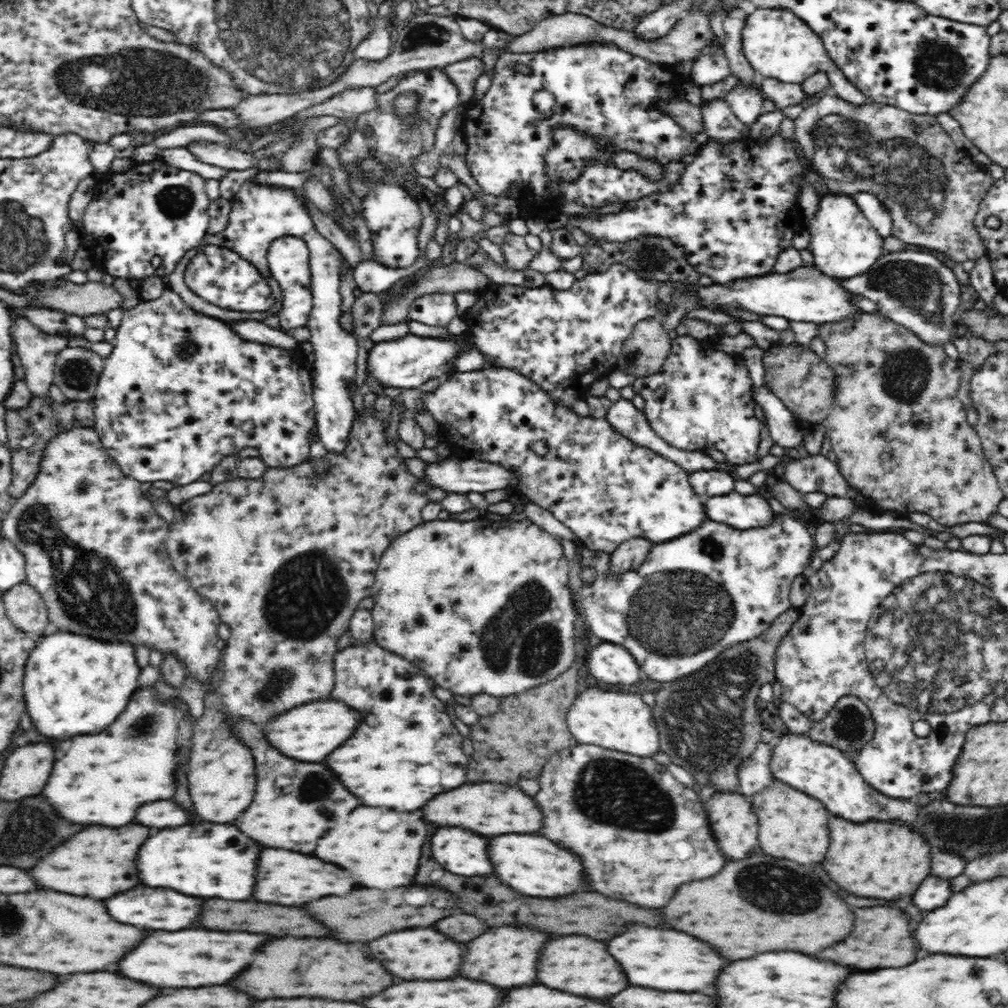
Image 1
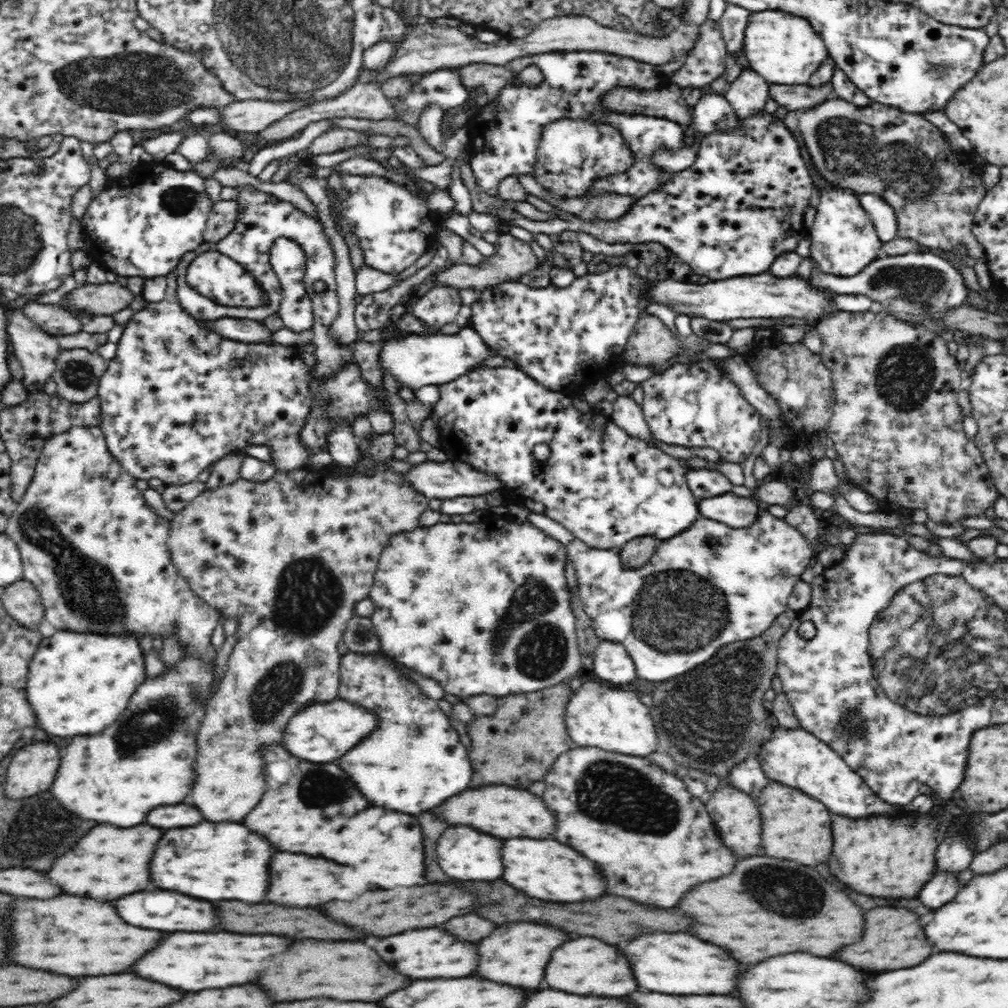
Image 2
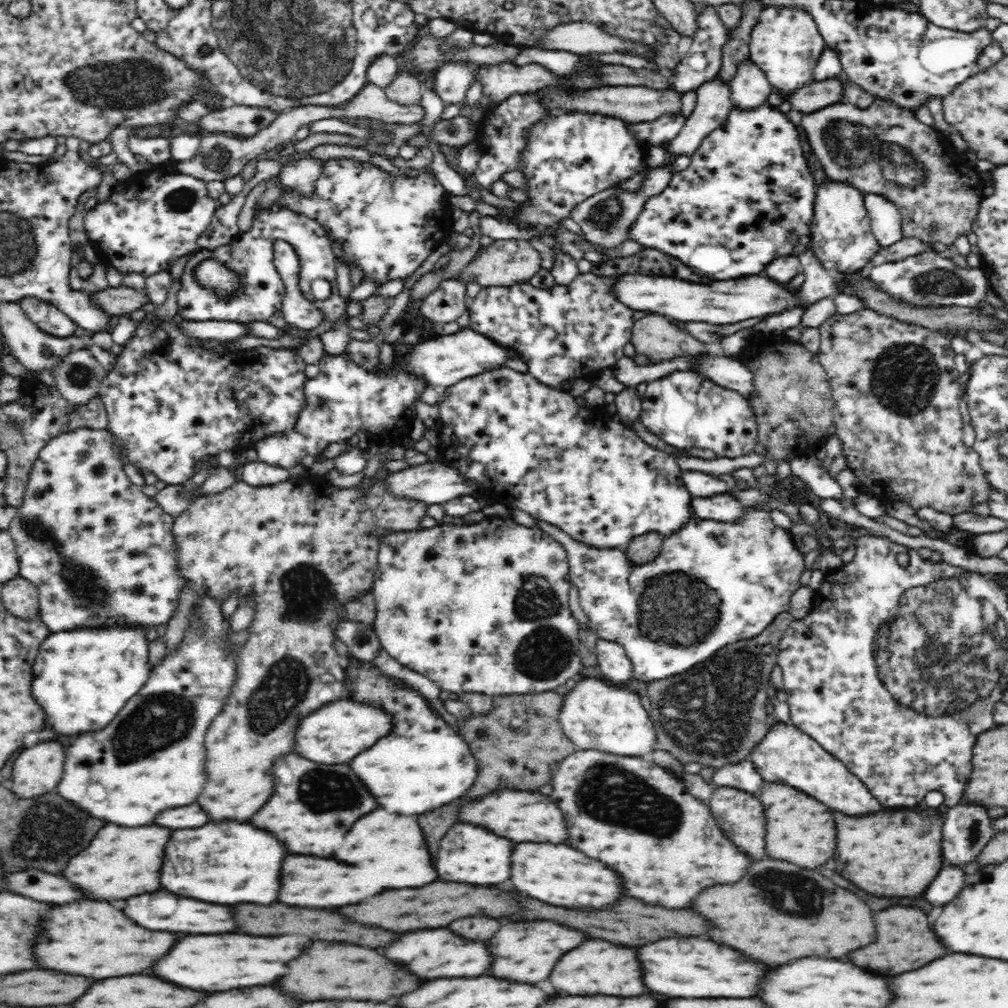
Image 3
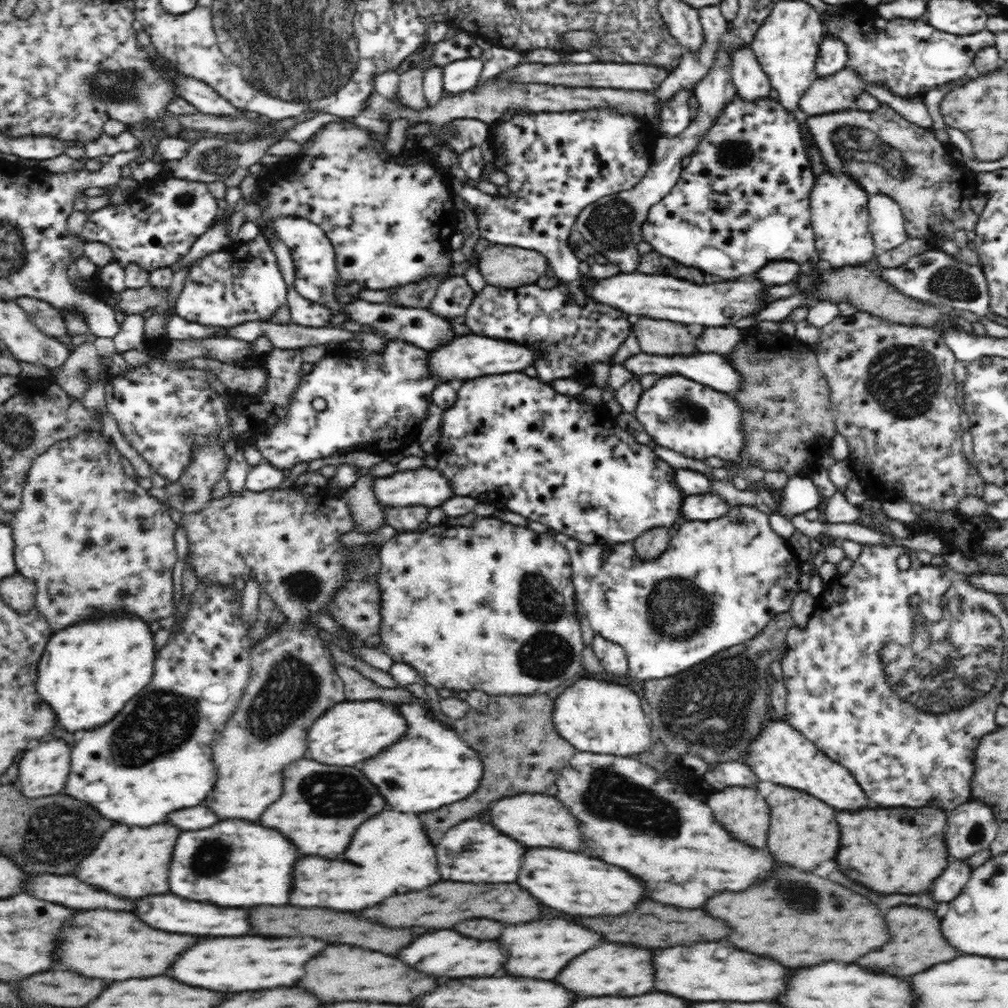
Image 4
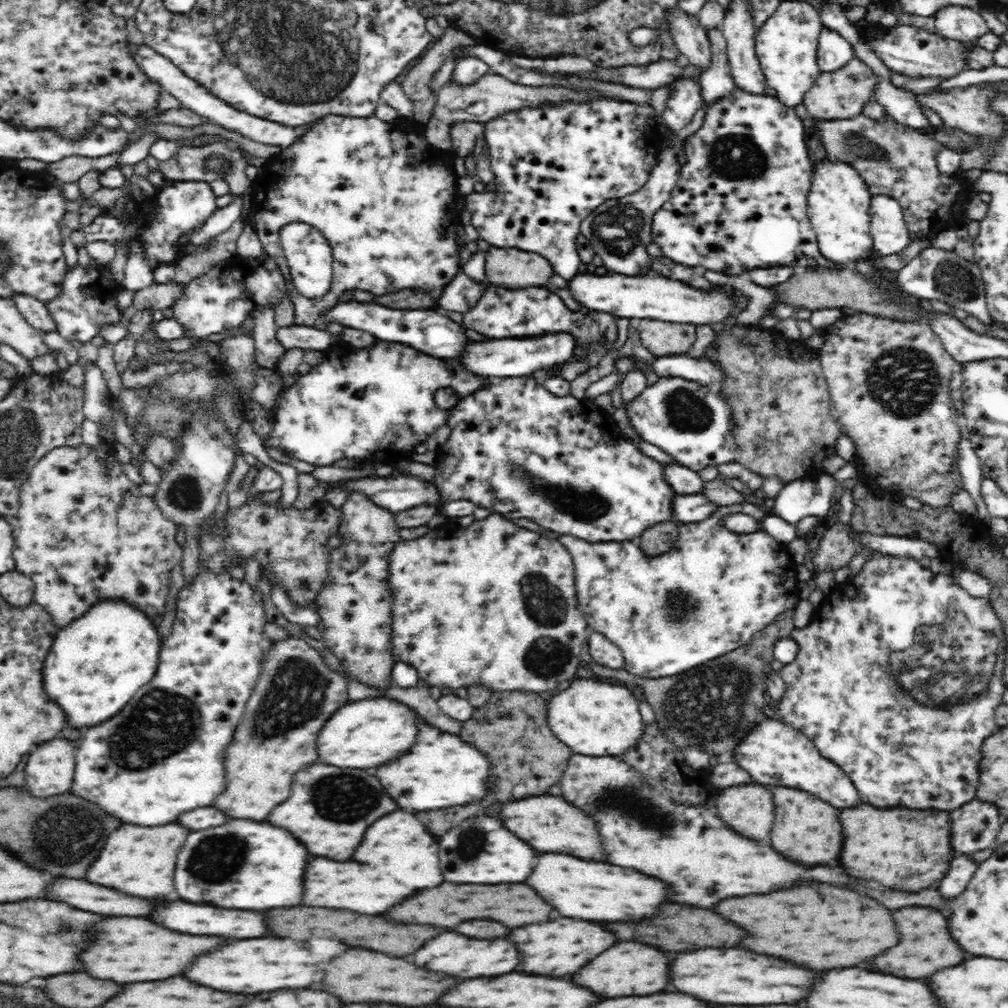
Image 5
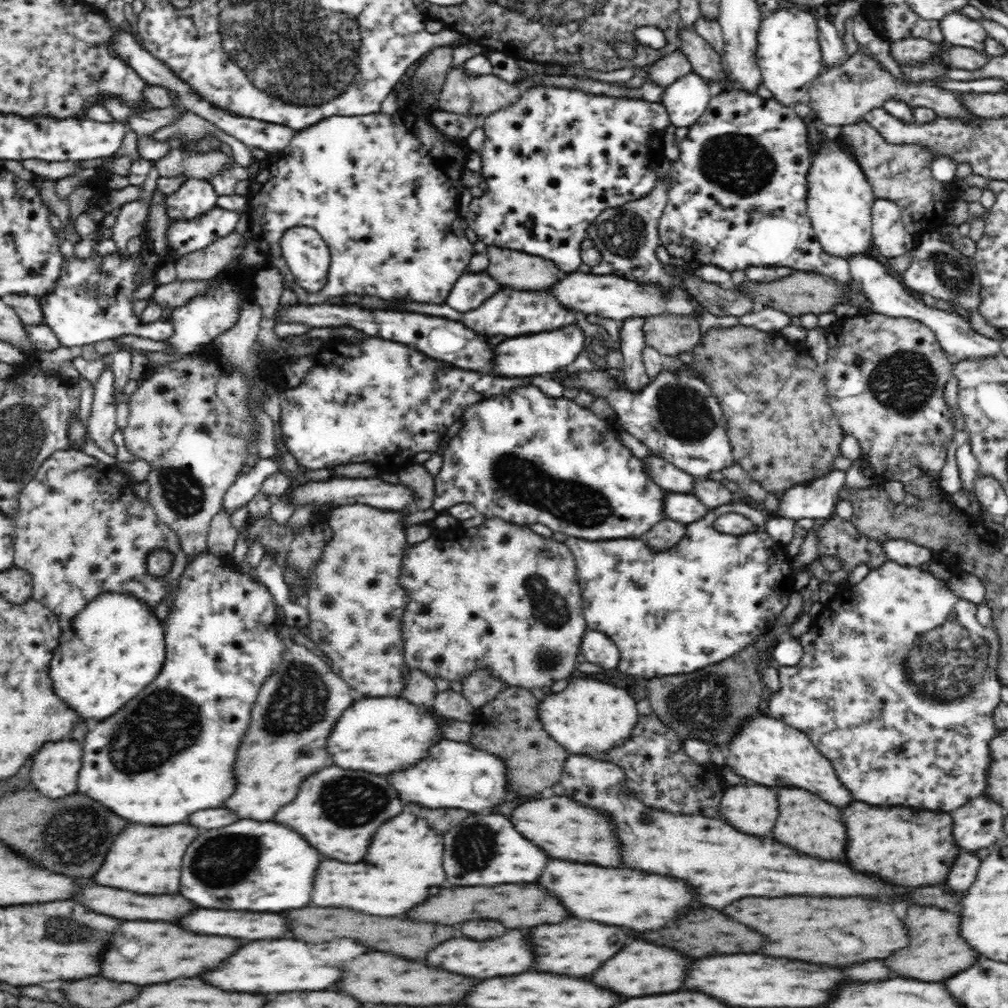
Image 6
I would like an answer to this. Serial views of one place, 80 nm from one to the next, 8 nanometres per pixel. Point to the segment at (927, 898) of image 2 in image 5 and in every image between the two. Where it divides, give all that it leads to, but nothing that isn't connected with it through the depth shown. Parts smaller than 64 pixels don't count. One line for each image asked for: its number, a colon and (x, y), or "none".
3: (951, 880)
4: (954, 878)
5: (962, 868)

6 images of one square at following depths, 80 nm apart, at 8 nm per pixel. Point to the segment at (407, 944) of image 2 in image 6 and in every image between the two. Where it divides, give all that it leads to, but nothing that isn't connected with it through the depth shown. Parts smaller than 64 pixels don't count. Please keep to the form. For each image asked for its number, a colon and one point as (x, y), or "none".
3: (439, 953)
4: (445, 953)
5: (454, 954)
6: (510, 954)

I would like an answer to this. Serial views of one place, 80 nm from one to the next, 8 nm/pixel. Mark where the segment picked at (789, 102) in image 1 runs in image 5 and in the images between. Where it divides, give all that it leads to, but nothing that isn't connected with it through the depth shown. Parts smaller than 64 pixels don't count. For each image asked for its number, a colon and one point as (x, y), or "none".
2: (800, 98)
3: (819, 94)
4: (840, 91)
5: (844, 93)

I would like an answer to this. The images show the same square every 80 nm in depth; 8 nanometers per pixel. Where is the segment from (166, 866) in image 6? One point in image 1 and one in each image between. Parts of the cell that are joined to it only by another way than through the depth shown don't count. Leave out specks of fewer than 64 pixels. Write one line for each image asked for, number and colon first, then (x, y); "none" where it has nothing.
1: (96, 863)
2: (110, 862)
3: (120, 861)
4: (132, 862)
5: (136, 860)

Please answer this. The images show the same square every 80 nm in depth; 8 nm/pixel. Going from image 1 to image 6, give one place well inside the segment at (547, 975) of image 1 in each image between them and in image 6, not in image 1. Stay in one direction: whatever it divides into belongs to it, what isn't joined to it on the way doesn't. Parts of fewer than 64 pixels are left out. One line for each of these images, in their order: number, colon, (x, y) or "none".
2: (588, 966)
3: (597, 967)
4: (608, 969)
5: (629, 969)
6: (640, 968)

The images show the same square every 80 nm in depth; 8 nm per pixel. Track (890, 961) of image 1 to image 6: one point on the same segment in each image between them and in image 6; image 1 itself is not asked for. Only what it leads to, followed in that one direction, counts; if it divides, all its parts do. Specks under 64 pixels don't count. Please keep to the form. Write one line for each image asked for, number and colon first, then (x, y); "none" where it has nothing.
2: (892, 940)
3: (904, 941)
4: (916, 942)
5: (925, 945)
6: (936, 949)

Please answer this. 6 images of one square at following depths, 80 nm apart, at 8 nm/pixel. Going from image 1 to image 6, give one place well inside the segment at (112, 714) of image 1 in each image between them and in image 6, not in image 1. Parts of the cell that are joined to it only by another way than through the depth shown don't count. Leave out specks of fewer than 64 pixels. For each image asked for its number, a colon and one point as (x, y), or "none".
2: (78, 684)
3: (83, 677)
4: (87, 674)
5: (95, 665)
6: (111, 650)

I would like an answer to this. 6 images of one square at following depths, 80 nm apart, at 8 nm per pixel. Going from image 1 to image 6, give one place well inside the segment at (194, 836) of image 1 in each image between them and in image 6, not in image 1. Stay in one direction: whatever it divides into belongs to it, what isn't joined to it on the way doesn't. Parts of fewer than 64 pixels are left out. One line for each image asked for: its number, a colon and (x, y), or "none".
2: (226, 861)
3: (228, 863)
4: (234, 863)
5: (208, 870)
6: (214, 875)

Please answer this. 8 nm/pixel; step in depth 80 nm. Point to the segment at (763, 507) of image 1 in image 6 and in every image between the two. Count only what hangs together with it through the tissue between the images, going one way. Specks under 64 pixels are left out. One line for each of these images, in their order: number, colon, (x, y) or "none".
2: (734, 511)
3: (722, 507)
4: (704, 507)
5: (687, 508)
6: (681, 507)

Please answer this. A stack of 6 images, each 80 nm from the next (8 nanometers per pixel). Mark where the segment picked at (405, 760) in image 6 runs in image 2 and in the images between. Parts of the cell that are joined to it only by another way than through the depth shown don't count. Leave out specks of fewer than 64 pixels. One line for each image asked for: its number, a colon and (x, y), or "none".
2: (322, 732)
3: (332, 734)
4: (346, 734)
5: (359, 733)

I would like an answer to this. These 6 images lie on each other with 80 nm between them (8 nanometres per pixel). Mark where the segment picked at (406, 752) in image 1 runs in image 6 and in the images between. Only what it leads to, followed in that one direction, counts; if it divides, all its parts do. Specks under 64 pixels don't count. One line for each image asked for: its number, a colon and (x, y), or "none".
2: (415, 759)
3: (424, 763)
4: (432, 767)
5: (442, 770)
6: (456, 775)

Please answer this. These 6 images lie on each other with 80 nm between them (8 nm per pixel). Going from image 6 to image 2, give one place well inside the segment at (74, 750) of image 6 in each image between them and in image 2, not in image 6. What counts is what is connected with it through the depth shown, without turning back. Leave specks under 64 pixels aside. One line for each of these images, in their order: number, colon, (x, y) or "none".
2: (32, 769)
3: (37, 770)
4: (43, 771)
5: (50, 768)

